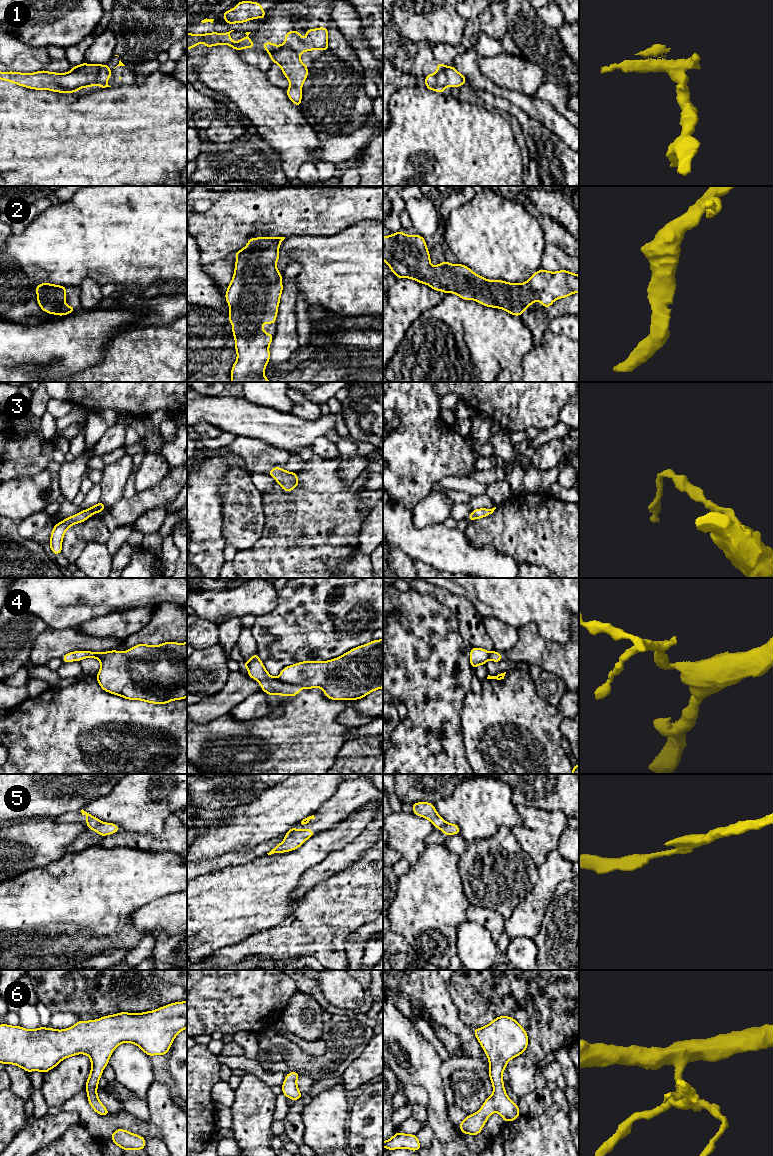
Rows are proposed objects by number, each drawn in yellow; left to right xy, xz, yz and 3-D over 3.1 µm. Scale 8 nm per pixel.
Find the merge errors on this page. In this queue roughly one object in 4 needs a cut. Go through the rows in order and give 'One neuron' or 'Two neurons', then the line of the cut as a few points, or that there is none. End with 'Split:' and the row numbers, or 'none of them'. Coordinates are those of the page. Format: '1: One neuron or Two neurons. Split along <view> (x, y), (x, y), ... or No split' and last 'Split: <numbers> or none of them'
1: One neuron. No split
2: One neuron. No split
3: One neuron. No split
4: Two neurons. Split along xz (276, 678), (283, 682), (297, 684), (301, 688)
5: Two neurons. Split along xz (297, 831), (286, 838)
6: One neuron. No split
Split: 4, 5

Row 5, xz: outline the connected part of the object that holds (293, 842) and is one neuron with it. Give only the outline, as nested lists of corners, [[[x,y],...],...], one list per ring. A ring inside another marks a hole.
[[[302,829],[295,832],[292,836],[286,838],[284,841],[275,846],[268,855],[274,853],[285,853],[299,848],[304,842],[314,836],[316,833],[311,829]]]

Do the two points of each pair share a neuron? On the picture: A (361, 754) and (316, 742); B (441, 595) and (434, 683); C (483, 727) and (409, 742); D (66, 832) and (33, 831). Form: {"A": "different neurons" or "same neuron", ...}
{"A": "different neurons", "B": "different neurons", "C": "different neurons", "D": "same neuron"}

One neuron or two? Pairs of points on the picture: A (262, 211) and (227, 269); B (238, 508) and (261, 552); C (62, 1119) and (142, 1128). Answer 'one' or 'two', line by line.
A: two
B: two
C: two

